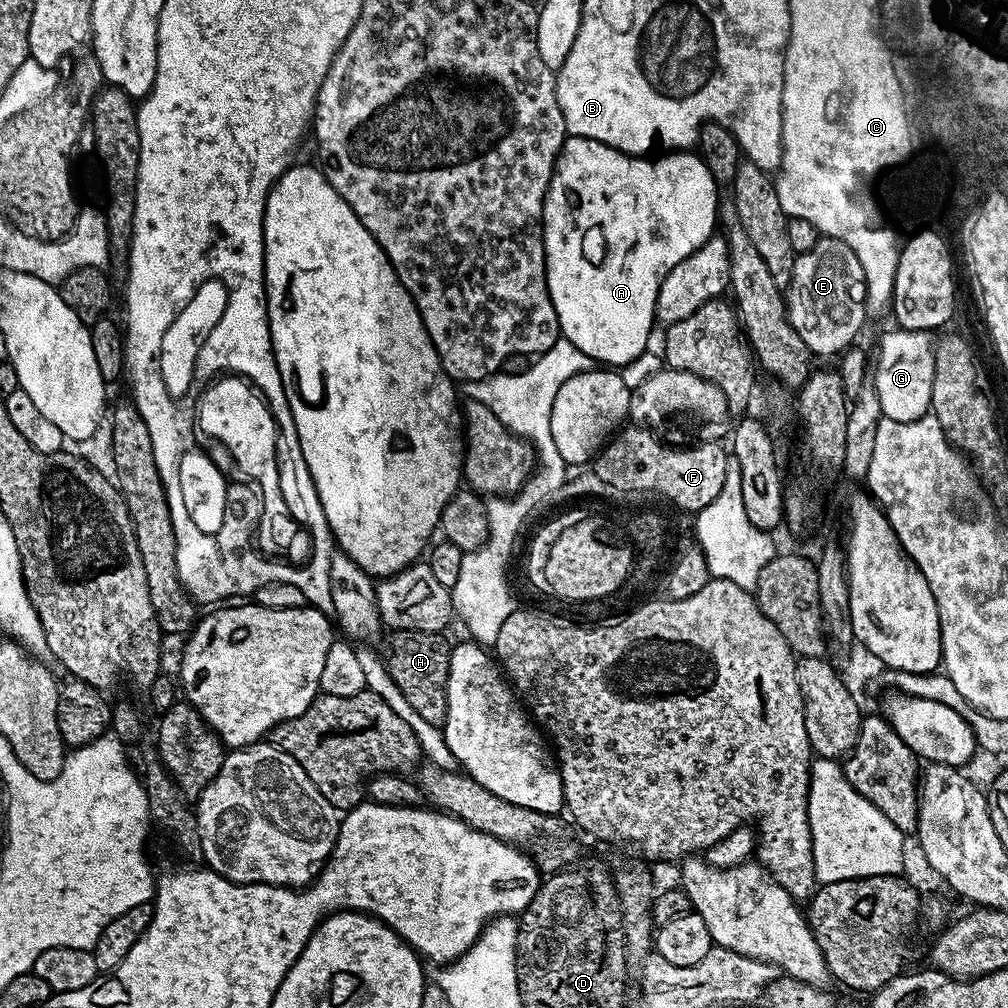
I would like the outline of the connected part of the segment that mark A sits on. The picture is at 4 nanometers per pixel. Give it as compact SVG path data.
M568 136L560 148L560 153L556 155L556 165L544 199L544 265L548 275L550 298L558 314L560 331L563 339L582 350L582 354L586 354L593 362L600 363L601 360L604 363L601 365L604 366L623 366L636 360L642 348L641 345L632 344L632 328L644 328L648 324L648 316L650 320L650 290L659 288L671 268L678 266L678 262L682 262L690 254L694 254L694 250L701 248L714 235L715 228L712 227L717 227L718 224L718 185L695 151L672 150L667 154L660 154L657 160L648 159L652 158L629 156L627 152L619 152L616 148L606 146L602 142L594 142L590 138Z

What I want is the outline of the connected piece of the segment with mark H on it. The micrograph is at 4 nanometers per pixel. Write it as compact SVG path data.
M393 631L388 640L388 656L386 654L386 665L390 678L397 684L410 706L418 712L419 717L437 726L443 725L446 718L446 682L450 670L450 654L452 648L443 639L439 632L398 632Z

